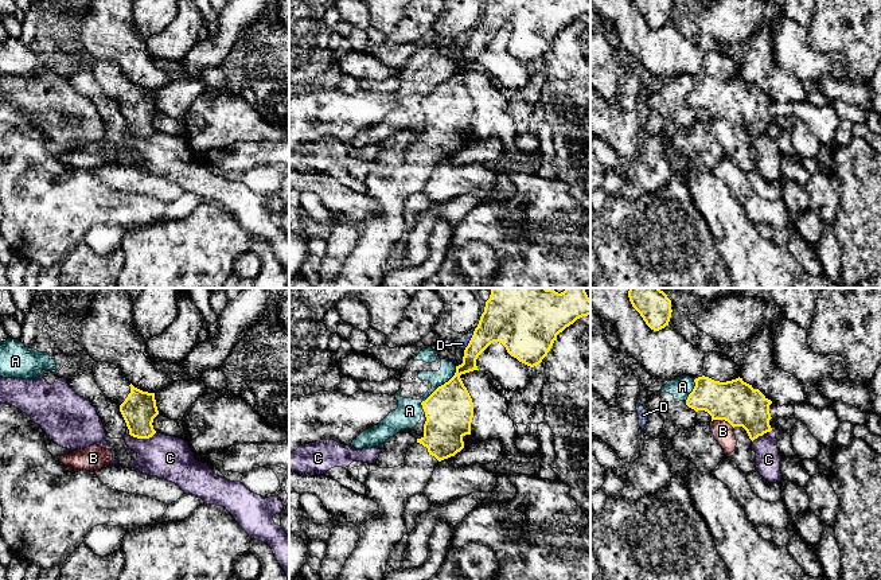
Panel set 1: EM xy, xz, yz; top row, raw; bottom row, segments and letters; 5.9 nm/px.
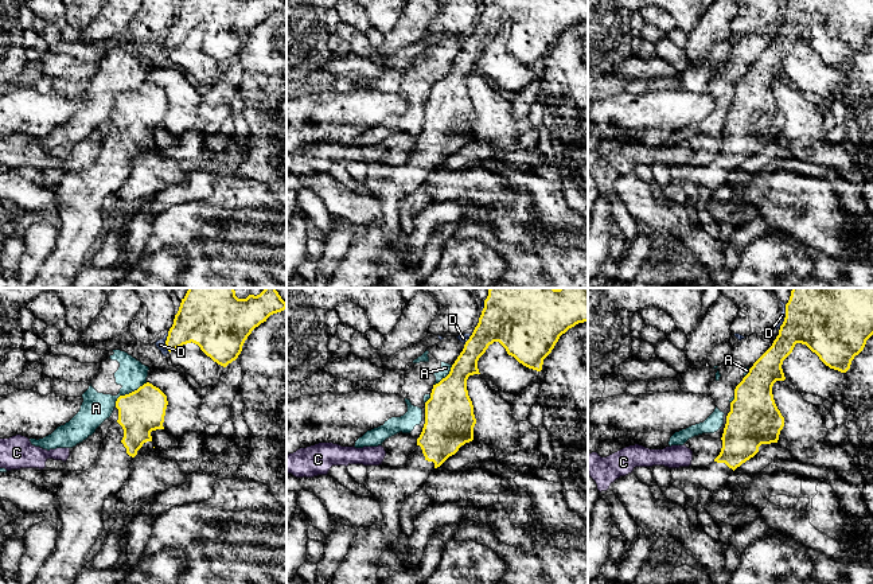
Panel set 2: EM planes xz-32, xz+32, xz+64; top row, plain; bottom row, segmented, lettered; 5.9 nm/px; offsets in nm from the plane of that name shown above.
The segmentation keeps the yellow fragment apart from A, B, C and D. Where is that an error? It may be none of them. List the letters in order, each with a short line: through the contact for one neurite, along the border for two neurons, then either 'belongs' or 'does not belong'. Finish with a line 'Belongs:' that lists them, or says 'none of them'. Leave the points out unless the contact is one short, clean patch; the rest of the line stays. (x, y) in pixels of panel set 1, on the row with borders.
A: line xz (456, 366), (456, 372), (421, 403), (423, 411); does not belong
B: line yz (712, 420), (726, 420), (733, 427); does not belong
C: does not belong
D: line xz (474, 333), (464, 350); does not belong
Belongs: none of them

